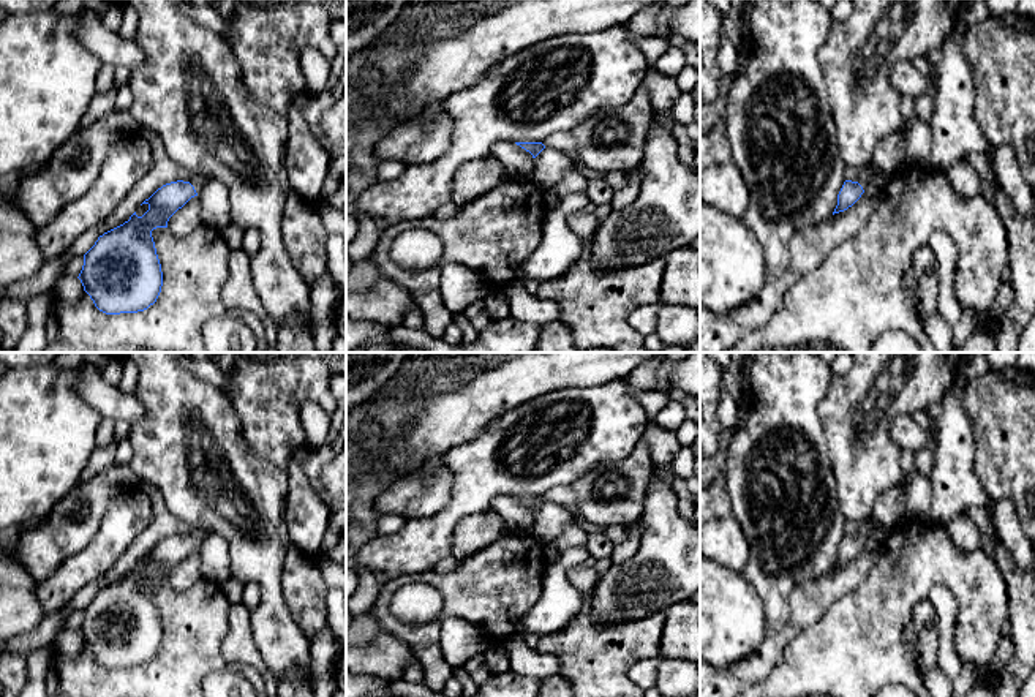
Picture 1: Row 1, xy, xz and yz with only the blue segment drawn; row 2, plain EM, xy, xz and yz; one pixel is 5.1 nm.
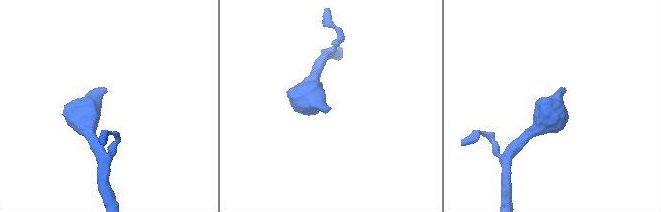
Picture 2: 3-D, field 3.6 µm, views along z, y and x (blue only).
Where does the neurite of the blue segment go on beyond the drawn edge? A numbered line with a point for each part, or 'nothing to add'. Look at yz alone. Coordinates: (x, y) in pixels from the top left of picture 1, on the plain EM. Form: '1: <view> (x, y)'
1: yz (873, 533)

